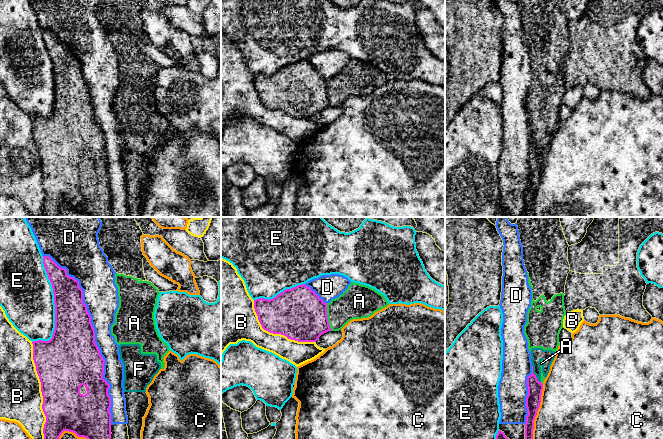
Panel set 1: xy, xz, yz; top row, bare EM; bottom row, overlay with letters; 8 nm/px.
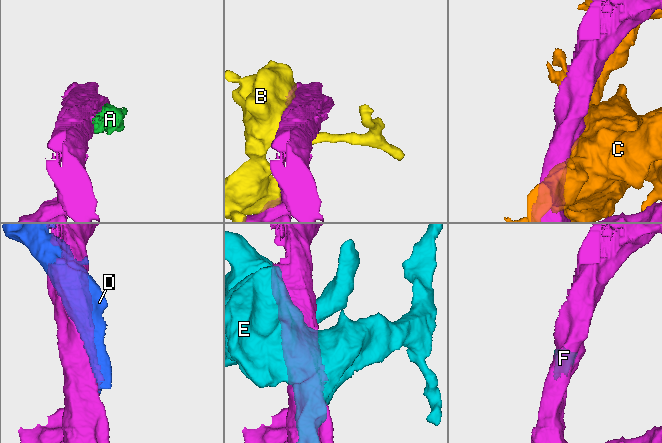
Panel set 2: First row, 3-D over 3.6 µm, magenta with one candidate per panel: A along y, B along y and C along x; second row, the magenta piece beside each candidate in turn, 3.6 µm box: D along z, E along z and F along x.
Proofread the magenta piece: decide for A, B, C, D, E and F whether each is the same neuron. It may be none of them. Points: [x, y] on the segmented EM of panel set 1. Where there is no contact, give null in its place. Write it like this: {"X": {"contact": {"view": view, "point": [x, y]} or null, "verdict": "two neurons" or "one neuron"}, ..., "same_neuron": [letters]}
{"A": {"contact": {"view": "xz", "point": [326, 317]}, "verdict": "two neurons"}, "B": {"contact": {"view": "xy", "point": [41, 390]}, "verdict": "two neurons"}, "C": {"contact": {"view": "yz", "point": [537, 410]}, "verdict": "two neurons"}, "D": {"contact": {"view": "xy", "point": [94, 334]}, "verdict": "two neurons"}, "E": {"contact": {"view": "xy", "point": [55, 306]}, "verdict": "two neurons"}, "F": {"contact": {"view": "yz", "point": [534, 374]}, "verdict": "two neurons"}, "same_neuron": []}

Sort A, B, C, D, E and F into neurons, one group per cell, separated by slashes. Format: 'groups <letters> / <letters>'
groups A F / B / C / D / E

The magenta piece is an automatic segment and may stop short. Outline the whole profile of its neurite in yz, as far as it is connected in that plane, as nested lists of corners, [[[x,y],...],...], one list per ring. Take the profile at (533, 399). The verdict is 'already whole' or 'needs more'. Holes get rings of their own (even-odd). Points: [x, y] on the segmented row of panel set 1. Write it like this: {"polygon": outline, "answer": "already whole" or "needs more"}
{"polygon": [[[532,366],[532,374],[527,377],[527,387],[528,387],[528,395],[526,397],[526,408],[528,415],[526,416],[526,423],[525,425],[525,439],[533,439],[533,429],[534,429],[534,420],[537,415],[537,411],[540,407],[541,403],[541,395],[543,390],[542,382],[537,380],[536,375],[533,373],[533,366]]], "answer": "already whole"}

